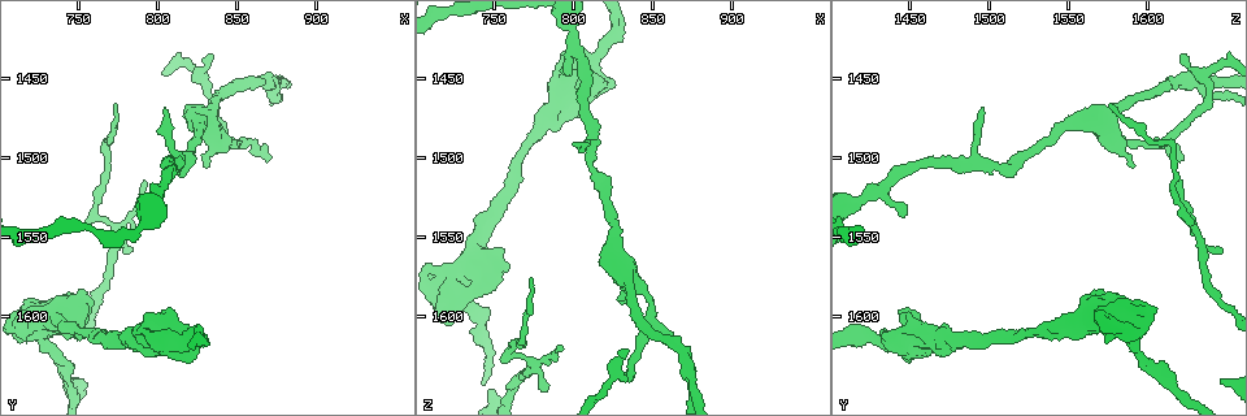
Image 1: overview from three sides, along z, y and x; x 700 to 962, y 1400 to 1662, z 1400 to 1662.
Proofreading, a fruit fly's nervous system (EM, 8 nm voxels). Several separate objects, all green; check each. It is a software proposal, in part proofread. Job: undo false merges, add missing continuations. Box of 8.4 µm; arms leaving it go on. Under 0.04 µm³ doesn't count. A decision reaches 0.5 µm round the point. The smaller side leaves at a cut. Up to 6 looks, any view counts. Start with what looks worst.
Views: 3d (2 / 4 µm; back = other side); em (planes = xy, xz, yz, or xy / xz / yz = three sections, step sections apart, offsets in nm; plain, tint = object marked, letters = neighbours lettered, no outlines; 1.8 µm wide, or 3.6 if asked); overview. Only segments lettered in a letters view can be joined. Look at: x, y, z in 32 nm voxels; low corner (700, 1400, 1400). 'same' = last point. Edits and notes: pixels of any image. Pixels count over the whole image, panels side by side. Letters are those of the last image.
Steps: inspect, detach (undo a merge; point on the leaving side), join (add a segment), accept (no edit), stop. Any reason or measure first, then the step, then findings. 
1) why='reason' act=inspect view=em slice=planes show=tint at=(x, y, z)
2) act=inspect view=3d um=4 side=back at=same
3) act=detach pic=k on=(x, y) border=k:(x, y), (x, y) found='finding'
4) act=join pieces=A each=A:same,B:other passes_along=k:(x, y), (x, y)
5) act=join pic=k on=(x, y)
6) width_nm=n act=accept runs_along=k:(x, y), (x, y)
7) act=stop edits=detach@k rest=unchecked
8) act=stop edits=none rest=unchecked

why='small branch off a trunk' act=inspect view=em um=3.6 slice=yz step=4 show=tint at=(726, 1602, 1576)

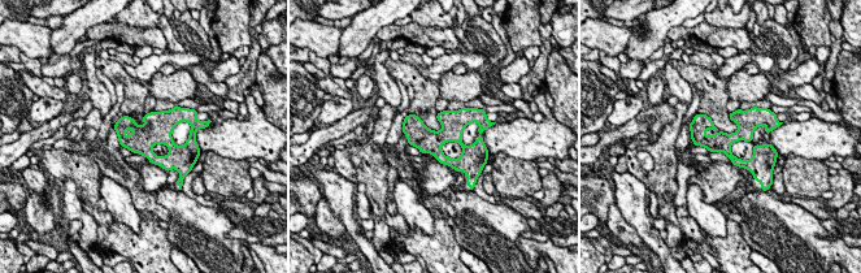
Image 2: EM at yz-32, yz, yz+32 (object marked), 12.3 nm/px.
act=inspect view=em um=3.6 slice=planes show=letters at=same

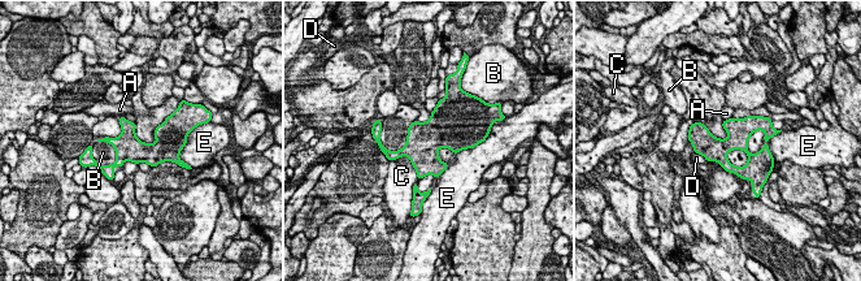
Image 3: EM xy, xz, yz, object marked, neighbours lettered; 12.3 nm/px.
act=accept each=A:other,B:other,C:other,D:other,E:other runs_along=3:(175, 145), (127, 151), (109, 169) found='one cell here'

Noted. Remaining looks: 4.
why='arms run side by side' act=inspect view=em slice=xz step=4 show=letters at=(870, 1454, 1634)

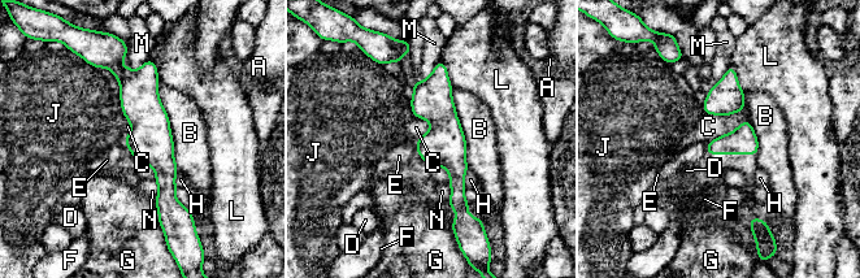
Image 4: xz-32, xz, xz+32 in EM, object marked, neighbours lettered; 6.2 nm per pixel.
act=accept each=A:other,B:other,C:other,D:other,E:other,F:other,G:other,H:other,J:other,L:other,M:other,N:other runs_along=4:(117, 68), (139, 90), (168, 214) found='one cell here'

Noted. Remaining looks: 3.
why='sharp bend' act=inspect view=3d um=2 at=(772, 1540, 1628)

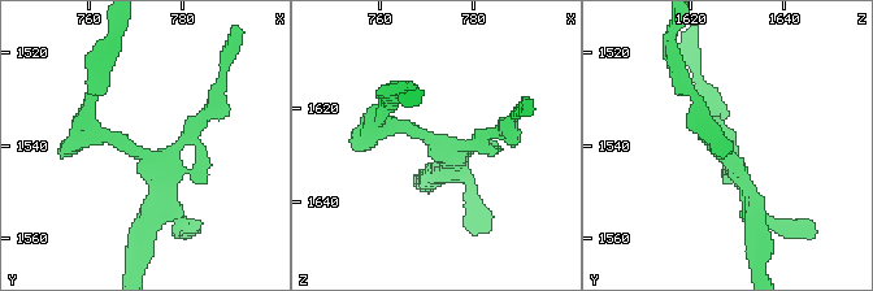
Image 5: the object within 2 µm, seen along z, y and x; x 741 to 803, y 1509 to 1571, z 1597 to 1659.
why='now the EM' act=inspect view=em slice=planes show=plain at=(771, 1542, 1627)

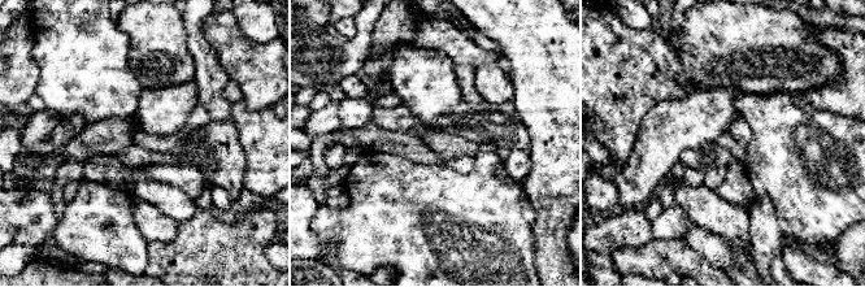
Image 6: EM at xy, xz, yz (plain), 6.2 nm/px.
act=inspect view=em slice=planes show=letters at=same

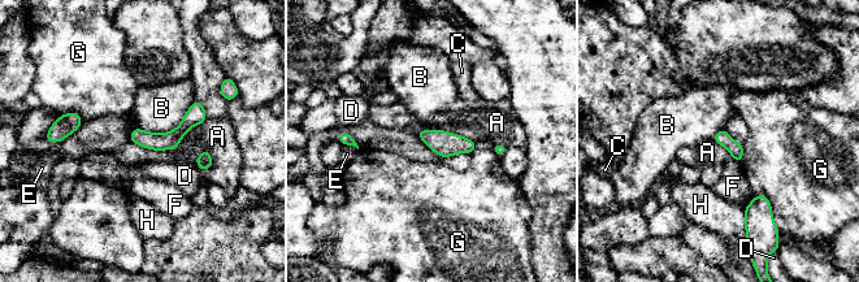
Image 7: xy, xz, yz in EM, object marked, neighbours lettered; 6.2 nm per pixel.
act=accept each=A:other,B:other,C:other,D:other,E:other,F:other,G:other,H:other runs_along=7:(199, 107), (170, 139), (133, 137) found='continuous, no second cell'

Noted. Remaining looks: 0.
act=stop edits=none rest=unchecked

